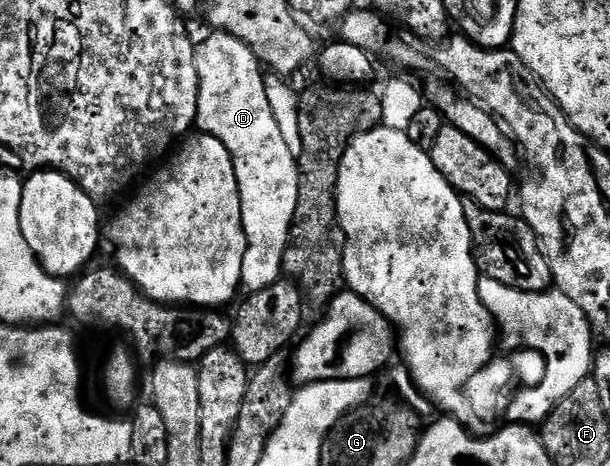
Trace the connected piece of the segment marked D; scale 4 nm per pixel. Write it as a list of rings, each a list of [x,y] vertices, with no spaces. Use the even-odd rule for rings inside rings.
[[[216,30],[209,35],[207,39],[200,40],[195,49],[194,63],[199,79],[195,123],[202,132],[221,139],[233,159],[233,167],[237,171],[237,187],[241,195],[241,219],[247,240],[245,263],[241,263],[242,288],[252,294],[265,291],[265,287],[284,276],[283,256],[291,238],[293,215],[297,211],[299,163],[285,144],[273,109],[269,107],[262,62],[256,59],[252,49],[243,40],[227,30]]]

